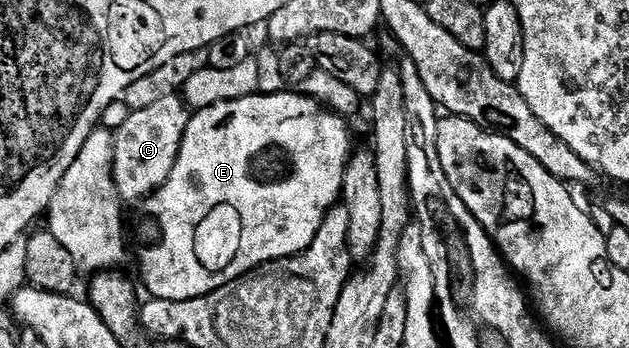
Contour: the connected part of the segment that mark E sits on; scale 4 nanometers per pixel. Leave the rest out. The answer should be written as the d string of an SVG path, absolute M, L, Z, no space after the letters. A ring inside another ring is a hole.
M283 90L287 91L279 91L276 95L256 93L249 97L241 97L237 101L225 101L192 114L183 134L177 161L173 165L173 173L167 178L165 185L158 187L155 194L146 199L141 207L147 216L144 217L143 228L139 231L139 271L143 274L143 283L148 291L146 294L150 298L165 301L196 299L249 274L262 263L271 263L275 259L288 259L301 254L311 244L313 237L317 237L321 221L325 221L331 208L340 202L343 193L343 174L353 154L351 131L343 120L344 116L328 109L318 98L310 99L307 95L294 95L291 92L294 90Z

